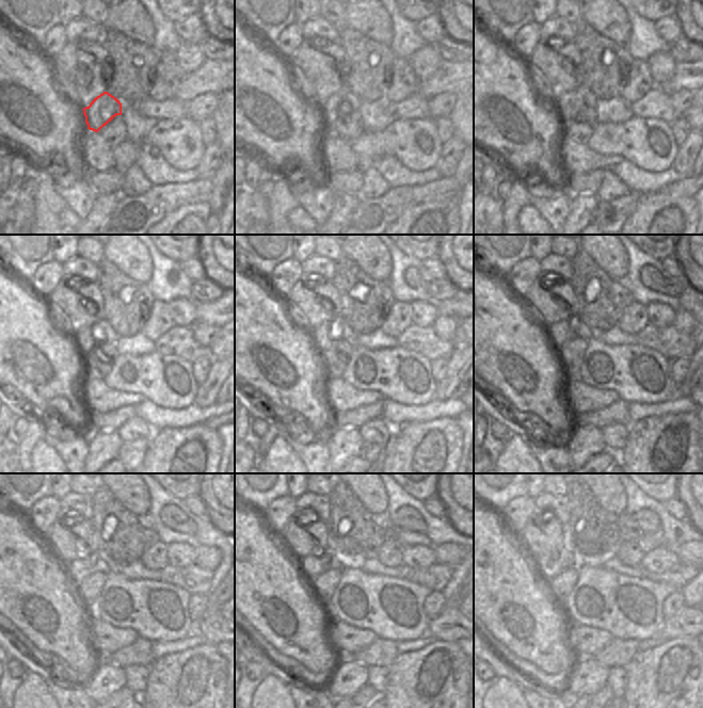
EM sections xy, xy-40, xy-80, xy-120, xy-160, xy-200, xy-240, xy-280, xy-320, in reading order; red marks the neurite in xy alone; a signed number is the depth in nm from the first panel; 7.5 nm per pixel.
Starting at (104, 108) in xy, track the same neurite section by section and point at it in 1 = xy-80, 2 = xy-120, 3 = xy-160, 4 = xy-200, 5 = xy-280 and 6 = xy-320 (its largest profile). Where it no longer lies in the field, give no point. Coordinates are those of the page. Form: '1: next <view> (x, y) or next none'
1: next xy-80 (569, 105)
2: next xy-120 (85, 339)
3: next xy-160 (322, 335)
4: next xy-200 (559, 333)
5: next xy-280 (313, 565)
6: next xy-320 (550, 564)

